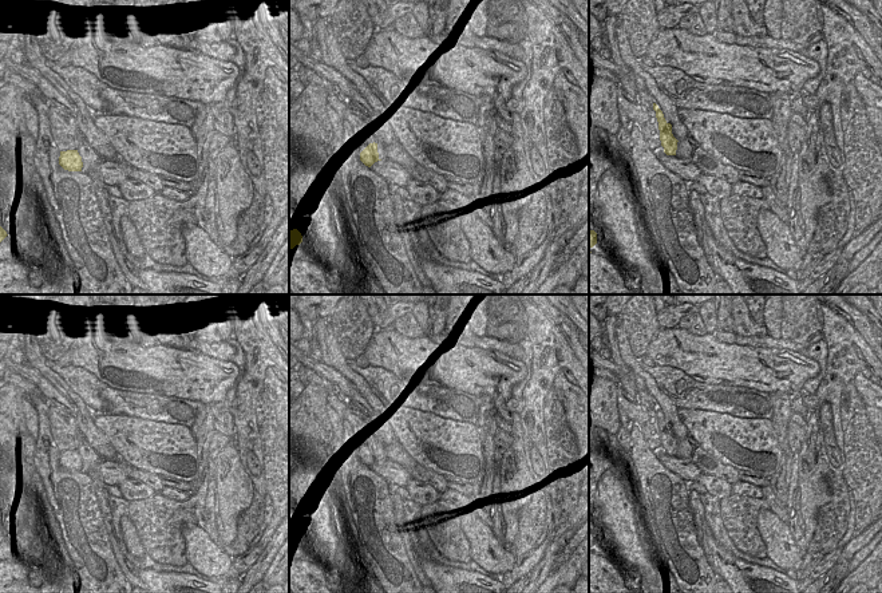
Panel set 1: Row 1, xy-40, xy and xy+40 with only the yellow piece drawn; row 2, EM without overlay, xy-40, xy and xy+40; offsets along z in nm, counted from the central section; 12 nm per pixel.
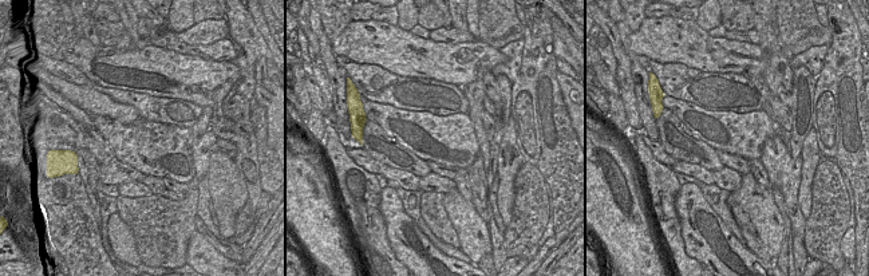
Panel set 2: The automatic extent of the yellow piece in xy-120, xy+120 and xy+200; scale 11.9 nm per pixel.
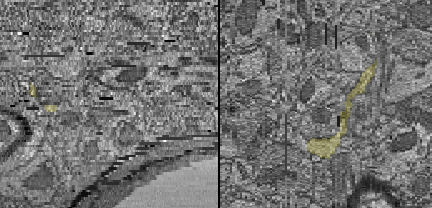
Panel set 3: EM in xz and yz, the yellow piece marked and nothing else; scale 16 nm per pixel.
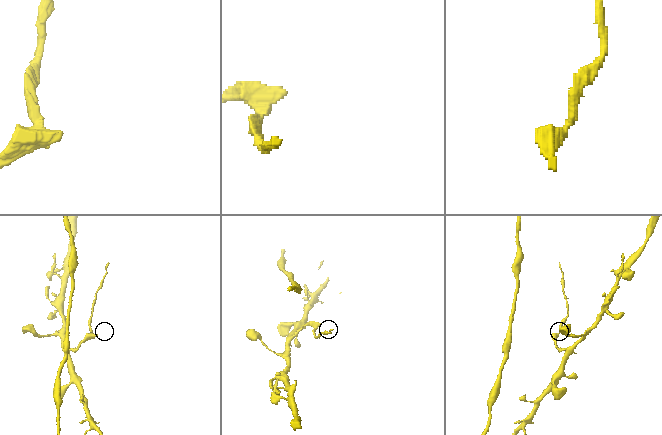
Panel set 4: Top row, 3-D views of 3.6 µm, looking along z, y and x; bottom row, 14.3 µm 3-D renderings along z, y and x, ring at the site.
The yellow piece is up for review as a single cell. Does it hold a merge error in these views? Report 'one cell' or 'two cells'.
two cells

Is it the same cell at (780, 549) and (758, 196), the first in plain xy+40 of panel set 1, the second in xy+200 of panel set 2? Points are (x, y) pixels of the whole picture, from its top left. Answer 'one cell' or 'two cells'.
one cell

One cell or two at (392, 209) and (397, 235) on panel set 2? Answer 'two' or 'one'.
one

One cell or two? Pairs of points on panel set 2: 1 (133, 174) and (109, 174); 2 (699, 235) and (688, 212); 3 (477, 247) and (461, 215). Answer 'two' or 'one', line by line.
1: one
2: one
3: one

